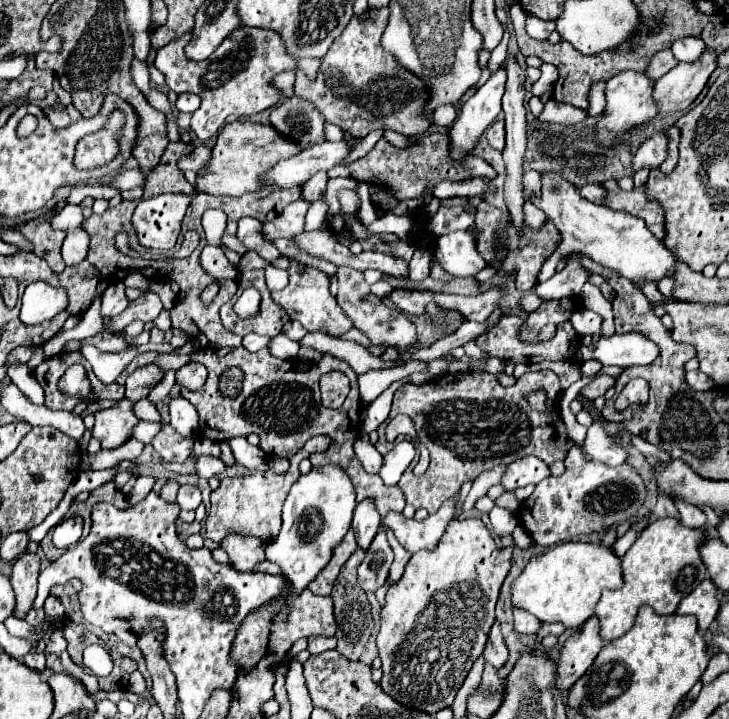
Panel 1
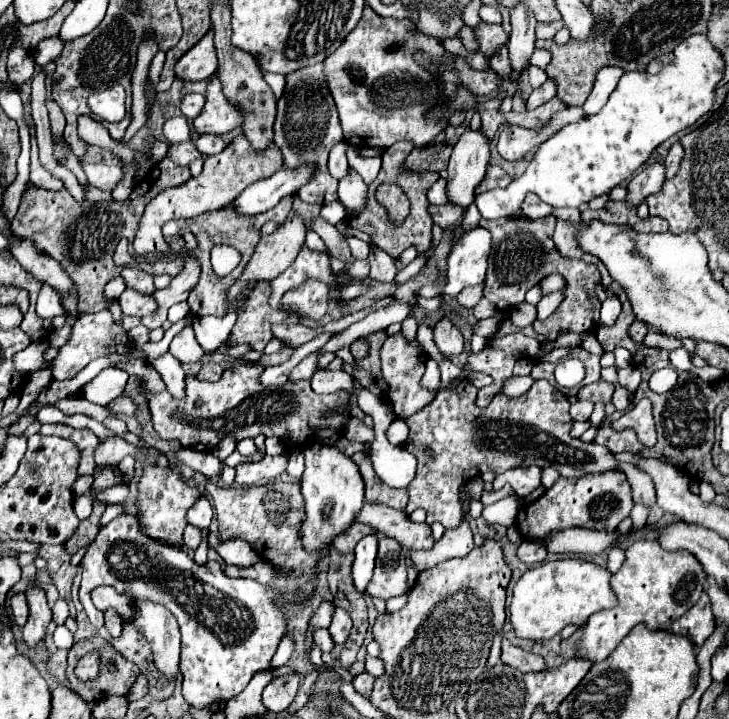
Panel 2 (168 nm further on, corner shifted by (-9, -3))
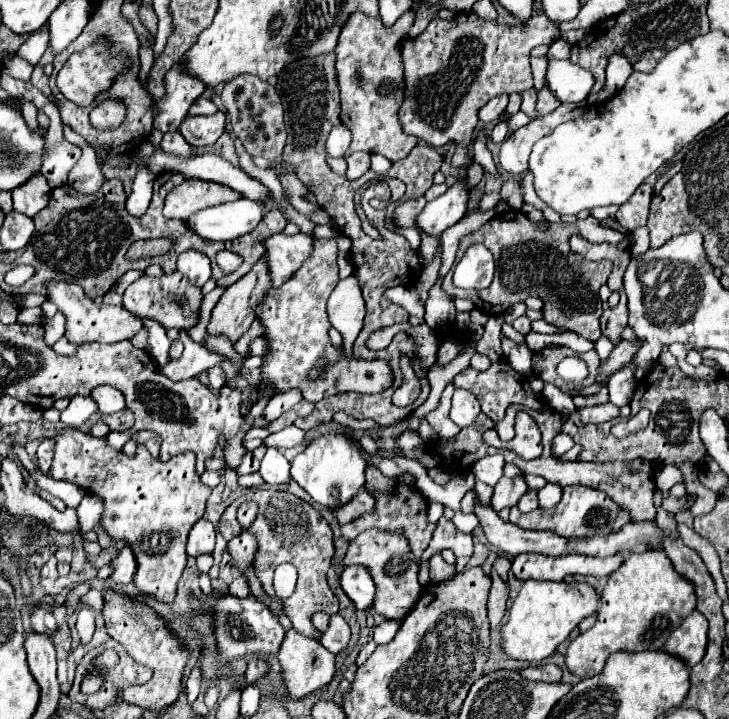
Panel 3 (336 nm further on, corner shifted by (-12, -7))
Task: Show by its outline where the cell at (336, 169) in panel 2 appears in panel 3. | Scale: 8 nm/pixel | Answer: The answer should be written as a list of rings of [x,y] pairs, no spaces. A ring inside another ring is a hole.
[[[338,124],[330,130],[330,136],[326,140],[326,152],[334,158],[342,158],[350,144],[350,132],[344,124]]]

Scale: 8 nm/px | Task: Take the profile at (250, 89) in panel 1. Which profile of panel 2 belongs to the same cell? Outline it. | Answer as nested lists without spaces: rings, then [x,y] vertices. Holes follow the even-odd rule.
[[[213,74],[207,82],[207,104],[203,112],[193,120],[193,128],[197,134],[229,134],[235,128],[241,128],[245,120],[245,112],[237,104],[231,104],[223,94],[223,86],[217,74]]]

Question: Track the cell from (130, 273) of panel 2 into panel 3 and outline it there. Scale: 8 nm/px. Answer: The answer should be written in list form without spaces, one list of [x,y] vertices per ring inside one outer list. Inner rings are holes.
[[[130,270],[130,272],[126,272],[116,284],[114,284],[114,290],[118,292],[118,294],[124,294],[124,290],[136,280],[136,278],[140,278],[142,276],[142,272],[136,272],[136,270]]]

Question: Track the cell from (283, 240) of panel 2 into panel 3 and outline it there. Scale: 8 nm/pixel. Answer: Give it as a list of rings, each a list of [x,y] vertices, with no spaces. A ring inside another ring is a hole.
[[[260,258],[244,278],[240,278],[222,294],[212,310],[206,332],[210,336],[222,334],[232,344],[236,344],[236,340],[254,322],[252,304],[260,300],[260,296],[264,296],[268,288],[272,288],[272,282],[268,280],[268,268],[264,268],[264,258]]]

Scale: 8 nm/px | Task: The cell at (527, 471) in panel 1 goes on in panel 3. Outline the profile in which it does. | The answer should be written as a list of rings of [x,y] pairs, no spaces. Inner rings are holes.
[[[502,476],[498,480],[498,484],[494,486],[494,494],[492,494],[492,508],[496,512],[500,512],[502,508],[512,508],[518,504],[520,496],[528,490],[526,482],[522,480],[522,476],[516,478],[506,478]]]

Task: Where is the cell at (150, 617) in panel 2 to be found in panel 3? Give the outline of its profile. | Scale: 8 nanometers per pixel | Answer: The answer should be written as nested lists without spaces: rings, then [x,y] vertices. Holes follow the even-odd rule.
[[[62,428],[54,440],[56,440],[56,446],[54,446],[50,476],[54,480],[72,482],[102,500],[104,512],[100,516],[100,526],[112,540],[122,540],[124,544],[128,544],[136,556],[138,568],[134,574],[134,584],[142,592],[154,596],[156,600],[172,604],[176,594],[176,584],[186,568],[188,532],[196,524],[196,520],[202,518],[206,500],[212,494],[212,490],[200,482],[200,476],[196,472],[196,454],[182,452],[168,462],[160,462],[160,460],[154,460],[144,446],[138,446],[134,458],[130,458],[122,450],[114,450],[106,442],[106,438],[94,438],[88,432],[82,432],[78,428]]]

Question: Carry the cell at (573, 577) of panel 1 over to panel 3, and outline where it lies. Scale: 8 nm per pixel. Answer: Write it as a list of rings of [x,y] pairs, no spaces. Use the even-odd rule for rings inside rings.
[[[526,580],[512,602],[508,622],[500,630],[500,650],[512,660],[544,660],[570,636],[570,632],[592,612],[598,610],[600,596],[582,582]]]

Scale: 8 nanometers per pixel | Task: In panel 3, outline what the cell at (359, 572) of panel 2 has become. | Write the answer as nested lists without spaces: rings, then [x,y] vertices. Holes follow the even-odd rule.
[[[346,568],[340,576],[340,586],[354,602],[356,610],[368,610],[368,606],[372,606],[376,588],[364,568]]]

